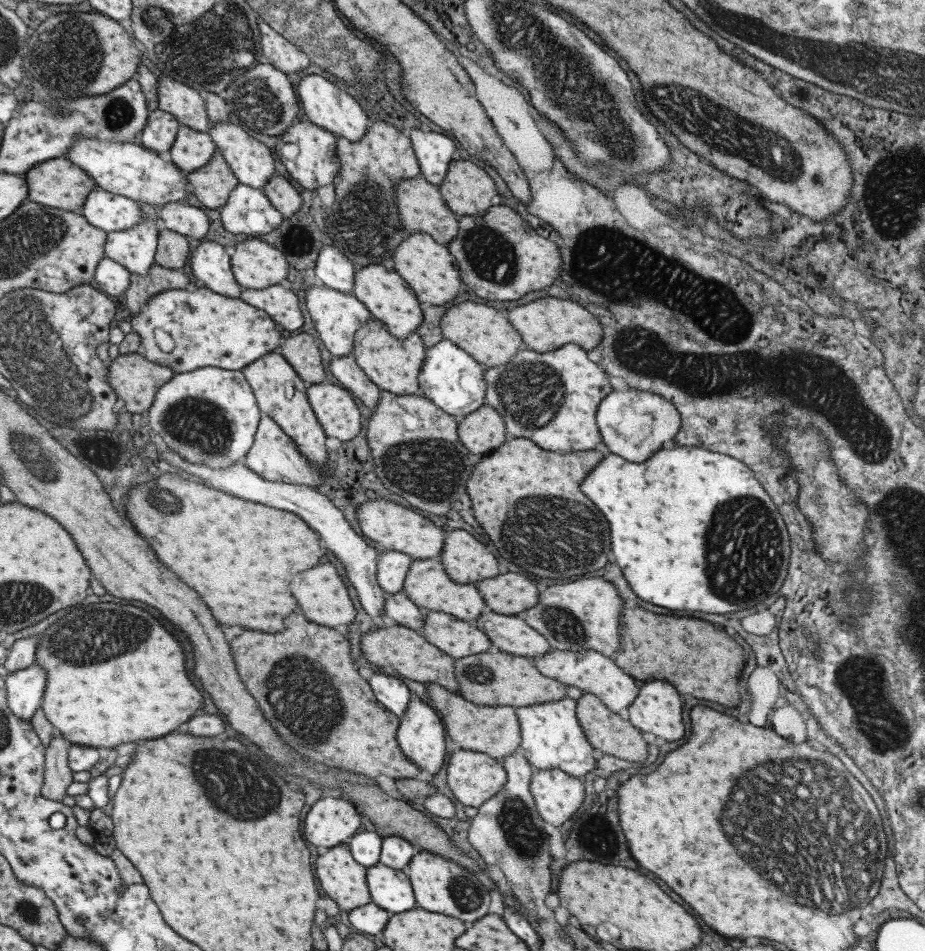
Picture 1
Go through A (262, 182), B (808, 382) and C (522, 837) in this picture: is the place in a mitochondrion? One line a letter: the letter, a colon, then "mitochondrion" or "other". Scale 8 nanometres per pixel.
A: other
B: mitochondrion
C: mitochondrion

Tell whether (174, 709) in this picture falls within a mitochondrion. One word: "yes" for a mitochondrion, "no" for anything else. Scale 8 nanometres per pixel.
no

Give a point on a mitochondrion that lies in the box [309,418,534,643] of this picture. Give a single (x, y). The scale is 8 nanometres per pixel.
(433, 476)

